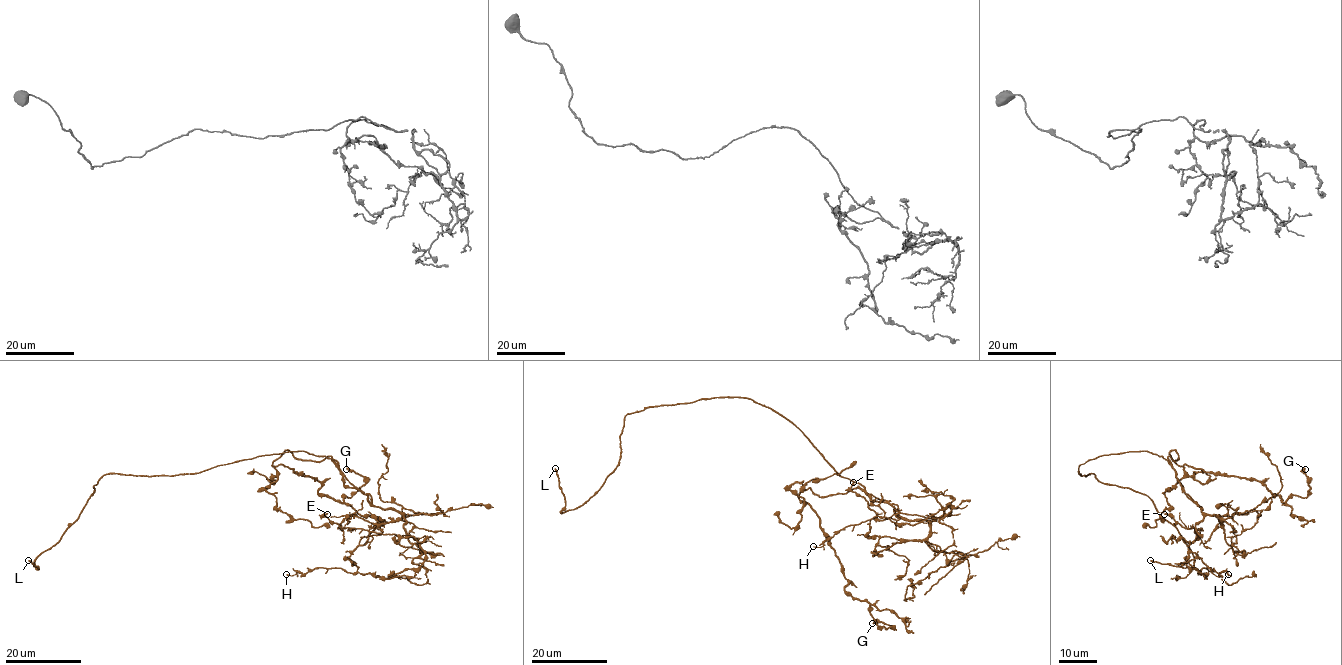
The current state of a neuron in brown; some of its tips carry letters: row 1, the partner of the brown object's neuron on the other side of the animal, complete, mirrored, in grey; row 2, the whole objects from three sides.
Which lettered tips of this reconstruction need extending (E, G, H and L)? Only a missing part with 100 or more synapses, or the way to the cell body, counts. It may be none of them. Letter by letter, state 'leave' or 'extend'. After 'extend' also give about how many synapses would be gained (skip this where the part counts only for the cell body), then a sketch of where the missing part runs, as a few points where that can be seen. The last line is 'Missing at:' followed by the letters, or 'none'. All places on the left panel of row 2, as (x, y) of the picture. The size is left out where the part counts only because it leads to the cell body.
E: leave
G: leave
H: leave
L: extend
Missing at: L

